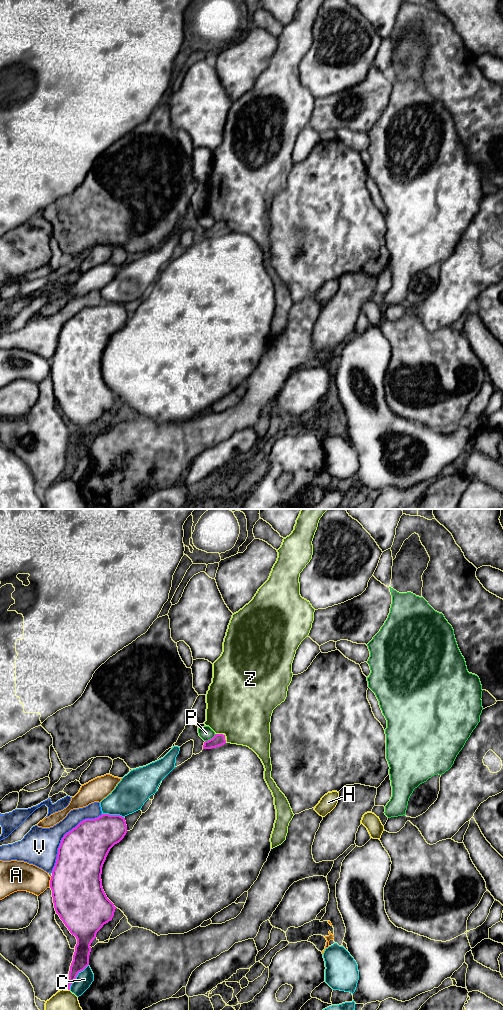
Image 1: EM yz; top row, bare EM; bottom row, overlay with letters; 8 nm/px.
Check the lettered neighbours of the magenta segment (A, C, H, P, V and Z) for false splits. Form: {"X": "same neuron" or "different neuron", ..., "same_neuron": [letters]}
{"A": "different neuron", "C": "different neuron", "H": "different neuron", "P": "different neuron", "V": "different neuron", "Z": "different neuron", "same_neuron": []}

